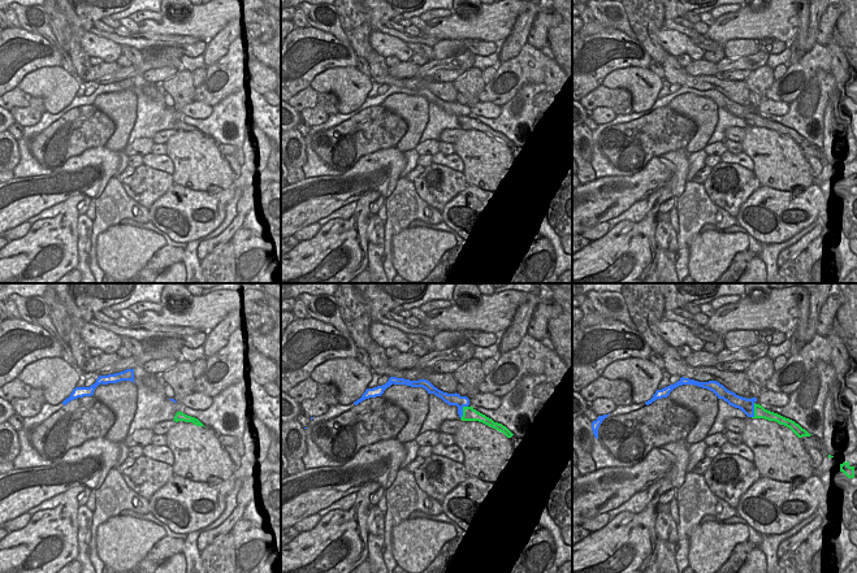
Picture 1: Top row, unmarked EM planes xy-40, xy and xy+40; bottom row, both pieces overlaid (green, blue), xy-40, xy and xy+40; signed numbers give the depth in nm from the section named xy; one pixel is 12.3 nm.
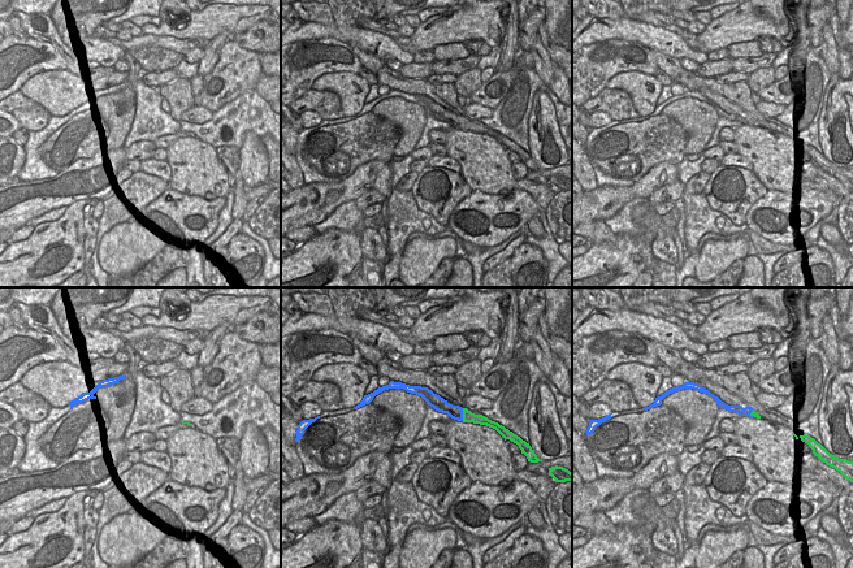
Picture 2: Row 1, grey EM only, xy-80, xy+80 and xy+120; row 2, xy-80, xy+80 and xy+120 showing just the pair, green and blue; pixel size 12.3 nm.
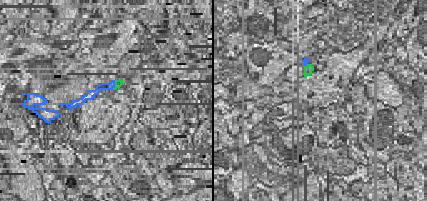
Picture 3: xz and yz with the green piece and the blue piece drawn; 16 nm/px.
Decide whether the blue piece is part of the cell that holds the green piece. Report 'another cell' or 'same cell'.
another cell

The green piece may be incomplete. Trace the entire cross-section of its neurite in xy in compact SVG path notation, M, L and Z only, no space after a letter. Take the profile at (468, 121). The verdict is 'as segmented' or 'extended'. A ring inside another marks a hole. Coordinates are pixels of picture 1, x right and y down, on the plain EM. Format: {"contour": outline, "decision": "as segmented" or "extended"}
{"contour": "M463 116L462 130L479 130L482 131L501 142L503 142L507 147L511 147L514 143L502 133L494 131L492 127L485 123L477 121L473 116Z", "decision": "as segmented"}

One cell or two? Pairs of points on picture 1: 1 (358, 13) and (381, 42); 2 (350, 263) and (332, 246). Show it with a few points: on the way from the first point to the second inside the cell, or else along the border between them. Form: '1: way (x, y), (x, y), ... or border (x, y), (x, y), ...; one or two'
1: border (369, 33), (369, 44), (373, 48); two
2: way (346, 259), (336, 250); one

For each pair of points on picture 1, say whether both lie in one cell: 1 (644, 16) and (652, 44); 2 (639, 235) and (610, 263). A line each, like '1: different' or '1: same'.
1: same
2: same

